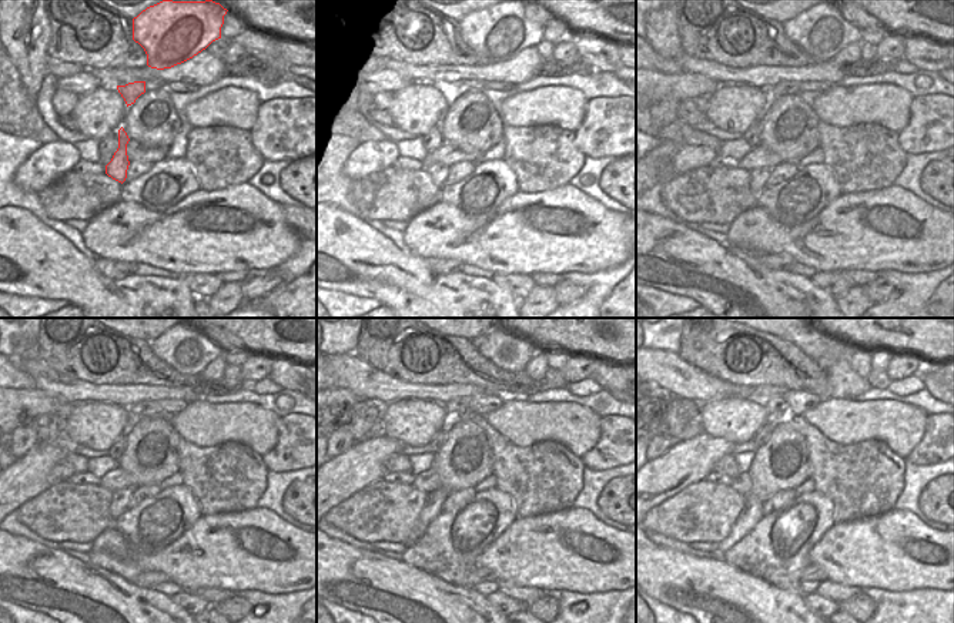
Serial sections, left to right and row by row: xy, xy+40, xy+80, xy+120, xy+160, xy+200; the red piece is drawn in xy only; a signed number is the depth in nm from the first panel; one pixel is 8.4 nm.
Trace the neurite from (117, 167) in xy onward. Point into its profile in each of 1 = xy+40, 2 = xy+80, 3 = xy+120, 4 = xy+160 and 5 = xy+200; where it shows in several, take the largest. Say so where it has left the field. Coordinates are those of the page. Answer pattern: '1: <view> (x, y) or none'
1: xy+40 (438, 171)
2: xy+80 (757, 176)
3: xy+120 (120, 498)
4: xy+160 (435, 499)
5: xy+200 (750, 515)

